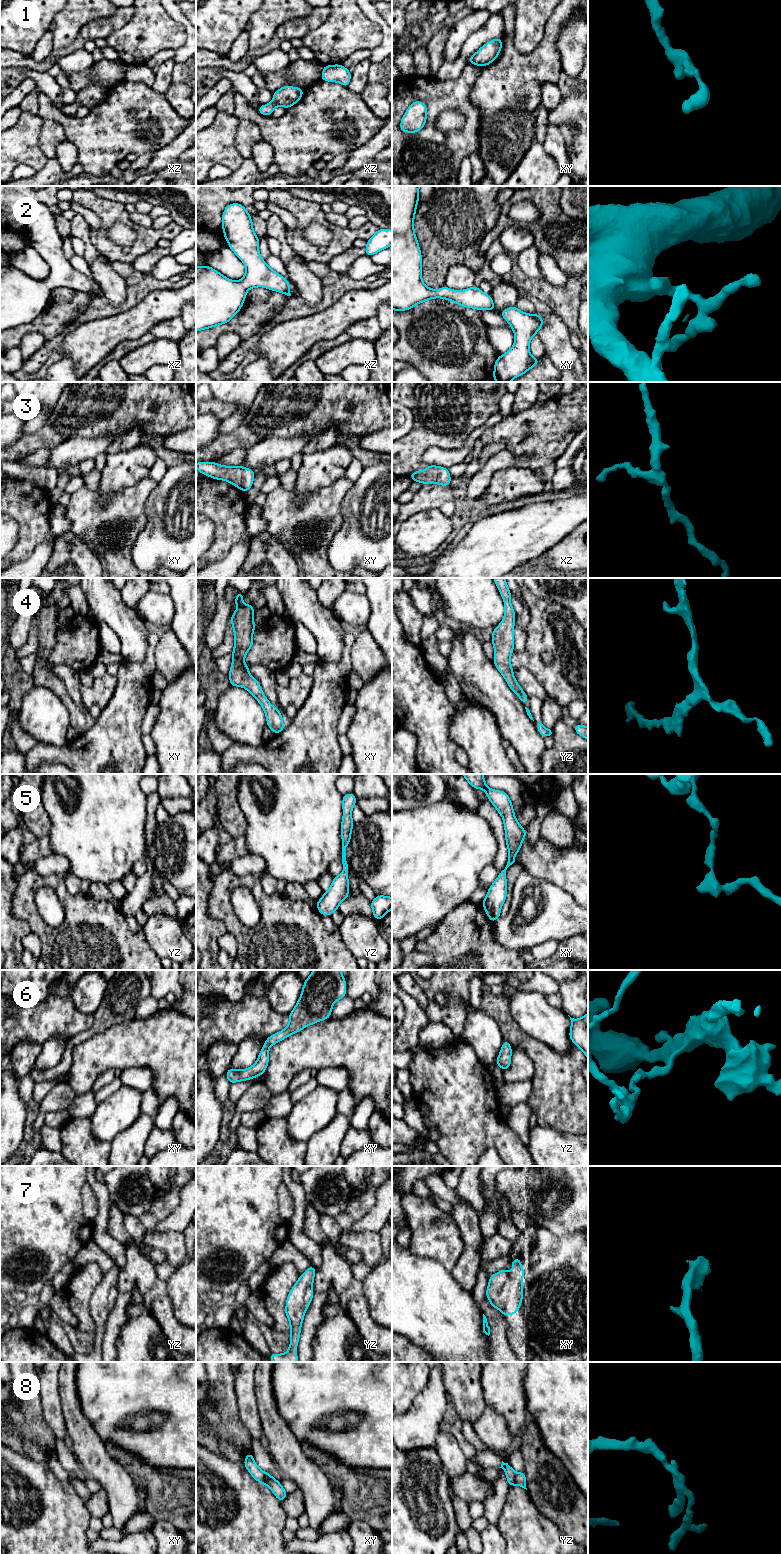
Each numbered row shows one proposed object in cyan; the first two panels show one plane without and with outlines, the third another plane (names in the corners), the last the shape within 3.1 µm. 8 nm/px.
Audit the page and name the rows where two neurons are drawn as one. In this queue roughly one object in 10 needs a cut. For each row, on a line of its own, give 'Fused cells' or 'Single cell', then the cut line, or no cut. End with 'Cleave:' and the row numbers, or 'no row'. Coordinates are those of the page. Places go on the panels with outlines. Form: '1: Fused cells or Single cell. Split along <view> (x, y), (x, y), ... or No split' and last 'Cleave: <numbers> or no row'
1: Single cell. No split
2: Single cell. No split
3: Single cell. No split
4: Single cell. No split
5: Single cell. No split
6: Single cell. No split
7: Single cell. No split
8: Single cell. No split
Cleave: no row

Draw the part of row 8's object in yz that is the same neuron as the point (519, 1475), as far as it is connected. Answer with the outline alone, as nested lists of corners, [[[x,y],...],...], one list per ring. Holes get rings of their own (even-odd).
[[[503,1461],[500,1468],[502,1468],[504,1472],[506,1473],[509,1487],[514,1486],[514,1485],[519,1485],[520,1487],[527,1490],[526,1476],[525,1476],[524,1471],[516,1473],[508,1463],[504,1463]]]

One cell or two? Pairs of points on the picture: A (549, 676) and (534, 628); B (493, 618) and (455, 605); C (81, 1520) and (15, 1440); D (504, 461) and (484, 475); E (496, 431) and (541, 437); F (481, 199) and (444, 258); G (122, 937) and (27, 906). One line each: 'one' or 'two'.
A: one
B: one
C: two
D: one
E: one
F: one
G: one

